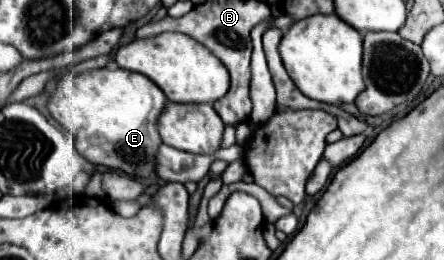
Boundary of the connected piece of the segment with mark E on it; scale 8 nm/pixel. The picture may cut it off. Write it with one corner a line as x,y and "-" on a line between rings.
99,68
83,74
69,72
57,84
47,104
51,116
75,136
75,146
85,160
147,182
157,180
157,150
161,146
157,122
165,106
167,96
155,82
121,68

